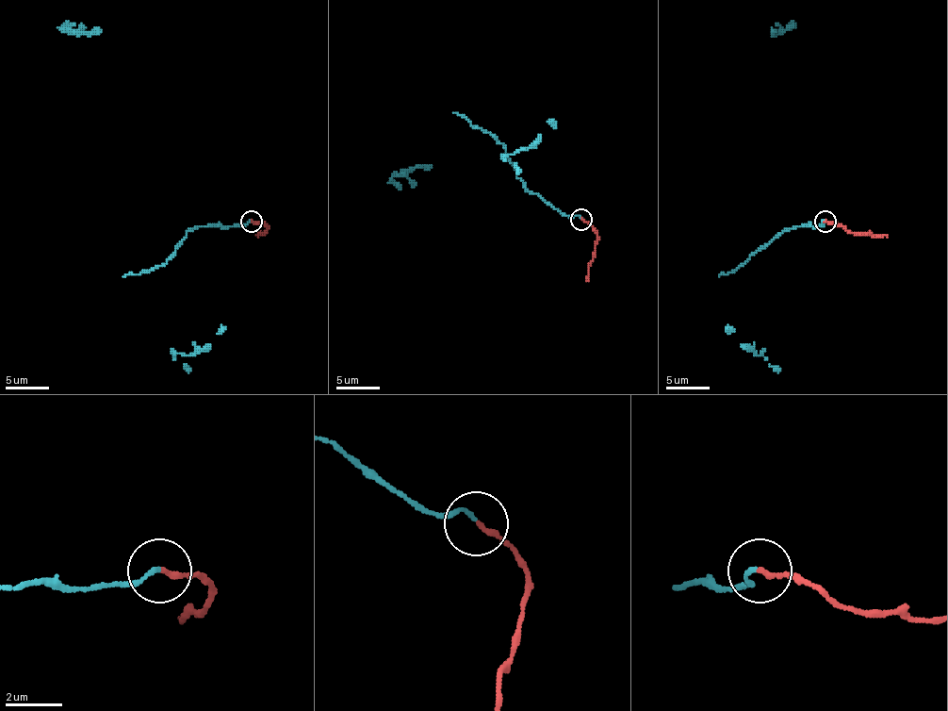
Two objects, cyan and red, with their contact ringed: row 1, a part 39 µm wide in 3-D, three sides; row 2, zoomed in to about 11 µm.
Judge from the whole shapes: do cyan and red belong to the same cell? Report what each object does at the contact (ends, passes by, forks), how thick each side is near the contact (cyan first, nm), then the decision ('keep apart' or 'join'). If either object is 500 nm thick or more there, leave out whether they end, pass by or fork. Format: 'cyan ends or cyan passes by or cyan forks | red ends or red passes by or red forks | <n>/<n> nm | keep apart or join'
cyan ends | red ends | 130/190 nm | keep apart

